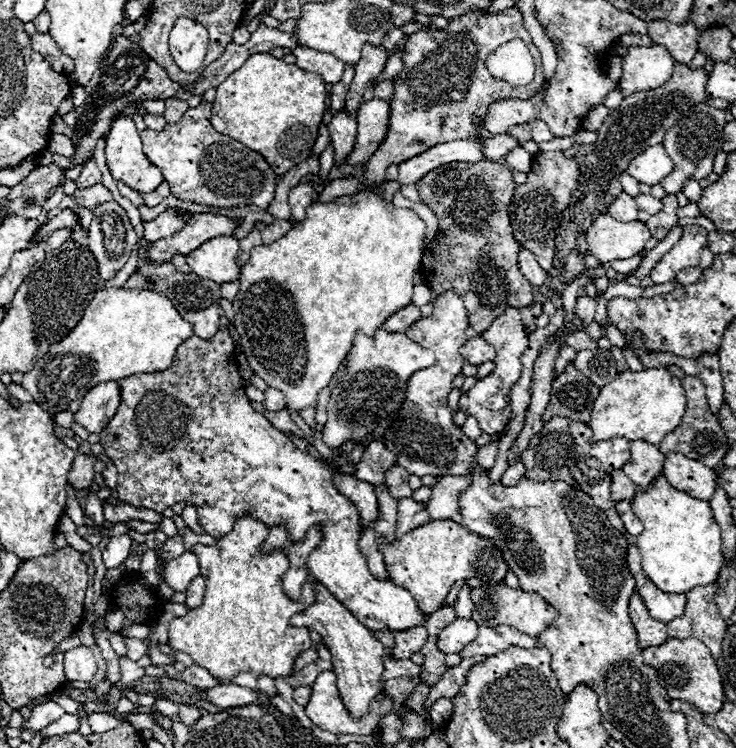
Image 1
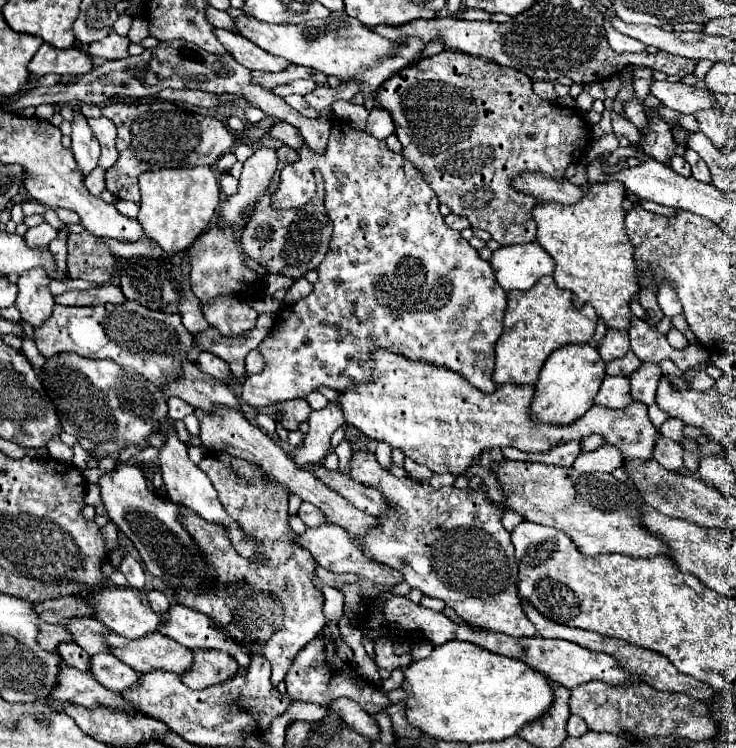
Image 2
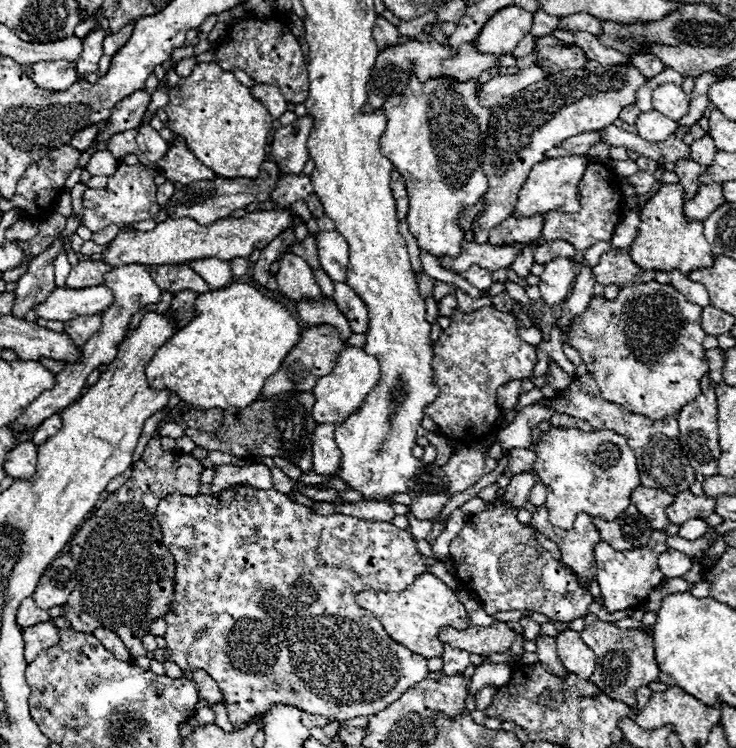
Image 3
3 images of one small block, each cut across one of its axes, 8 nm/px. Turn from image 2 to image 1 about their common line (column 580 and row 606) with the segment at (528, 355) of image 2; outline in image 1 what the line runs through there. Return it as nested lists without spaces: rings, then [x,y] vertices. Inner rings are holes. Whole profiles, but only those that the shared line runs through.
[[[314,580],[314,584],[316,584],[316,602],[306,610],[298,612],[296,616],[292,616],[290,624],[306,626],[310,630],[320,632],[322,640],[326,642],[326,646],[334,656],[334,672],[338,674],[338,688],[346,708],[350,708],[352,716],[364,716],[368,712],[370,700],[378,696],[378,692],[384,688],[380,682],[380,674],[384,670],[382,668],[384,648],[378,640],[374,640],[372,632],[366,626],[362,626],[318,580]]]

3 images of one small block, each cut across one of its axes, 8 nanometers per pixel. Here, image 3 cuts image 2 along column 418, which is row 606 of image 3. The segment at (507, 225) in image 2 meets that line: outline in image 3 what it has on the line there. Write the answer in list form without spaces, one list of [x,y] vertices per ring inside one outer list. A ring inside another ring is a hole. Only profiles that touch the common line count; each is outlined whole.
[[[160,436],[152,438],[146,446],[142,458],[132,464],[132,478],[114,494],[108,494],[106,502],[92,512],[92,516],[82,524],[82,528],[70,540],[70,556],[76,560],[78,584],[64,604],[64,618],[78,632],[94,632],[96,628],[114,628],[118,638],[126,644],[132,658],[146,656],[142,638],[150,634],[150,624],[158,618],[164,618],[172,600],[174,600],[174,582],[176,582],[176,562],[170,550],[162,544],[162,530],[154,518],[158,500],[168,494],[198,496],[200,494],[200,474],[202,464],[190,454],[182,452],[164,452],[160,448]]]

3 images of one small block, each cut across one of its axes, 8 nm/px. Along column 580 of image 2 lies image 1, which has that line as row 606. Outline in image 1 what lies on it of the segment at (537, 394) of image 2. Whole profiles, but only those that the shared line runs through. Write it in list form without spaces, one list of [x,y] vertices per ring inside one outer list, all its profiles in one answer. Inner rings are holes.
[[[220,328],[218,334],[214,334],[212,338],[204,340],[200,336],[190,336],[190,340],[186,340],[186,344],[182,344],[174,356],[174,364],[170,366],[170,370],[166,372],[152,372],[152,374],[134,374],[134,376],[128,376],[128,378],[122,378],[118,380],[120,382],[120,388],[122,388],[122,404],[116,412],[116,416],[110,420],[110,424],[104,428],[104,432],[100,434],[100,440],[102,444],[108,444],[104,446],[108,458],[116,464],[118,468],[118,484],[116,484],[116,492],[118,492],[118,498],[124,502],[124,504],[130,504],[130,506],[136,506],[136,508],[148,508],[148,510],[154,510],[154,512],[162,512],[182,500],[190,502],[196,512],[198,512],[198,520],[200,520],[200,526],[204,528],[206,534],[214,536],[214,538],[222,538],[226,536],[232,528],[234,528],[234,522],[238,516],[242,514],[252,514],[254,518],[262,520],[264,524],[268,526],[284,526],[286,532],[288,532],[288,540],[290,542],[302,542],[306,532],[312,528],[312,526],[320,526],[322,528],[322,542],[314,548],[314,552],[308,556],[308,562],[306,562],[306,568],[308,572],[322,580],[322,584],[358,618],[358,622],[362,622],[366,628],[370,628],[372,632],[376,630],[384,630],[384,628],[390,628],[392,632],[398,632],[398,630],[406,630],[406,628],[414,628],[418,624],[422,624],[426,620],[426,616],[418,610],[418,606],[414,604],[414,598],[410,596],[410,592],[406,592],[404,588],[398,588],[396,584],[392,584],[390,580],[388,582],[380,582],[376,580],[370,570],[368,570],[368,564],[366,564],[366,558],[362,556],[360,548],[358,548],[358,540],[360,540],[360,532],[362,532],[362,526],[360,526],[360,516],[354,508],[354,504],[344,498],[336,486],[332,484],[332,470],[328,466],[324,466],[320,460],[312,458],[310,454],[298,450],[290,438],[276,430],[266,418],[264,414],[258,414],[252,406],[250,406],[250,400],[244,392],[244,384],[242,384],[242,378],[240,378],[240,370],[238,370],[238,364],[236,364],[236,356],[234,356],[234,340],[228,332],[228,328]]]

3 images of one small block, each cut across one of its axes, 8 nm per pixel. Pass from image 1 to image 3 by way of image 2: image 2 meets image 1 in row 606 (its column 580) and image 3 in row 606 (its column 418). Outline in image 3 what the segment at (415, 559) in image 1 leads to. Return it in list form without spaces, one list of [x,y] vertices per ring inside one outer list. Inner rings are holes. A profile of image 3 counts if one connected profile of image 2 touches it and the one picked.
[[[424,572],[410,584],[410,588],[402,592],[380,592],[380,590],[366,590],[356,596],[358,606],[370,610],[390,634],[392,640],[404,644],[408,650],[424,656],[424,658],[440,658],[444,652],[444,644],[438,640],[438,632],[442,626],[452,626],[464,630],[470,626],[470,616],[462,602],[458,600],[456,592],[448,588],[440,578],[430,572]]]

